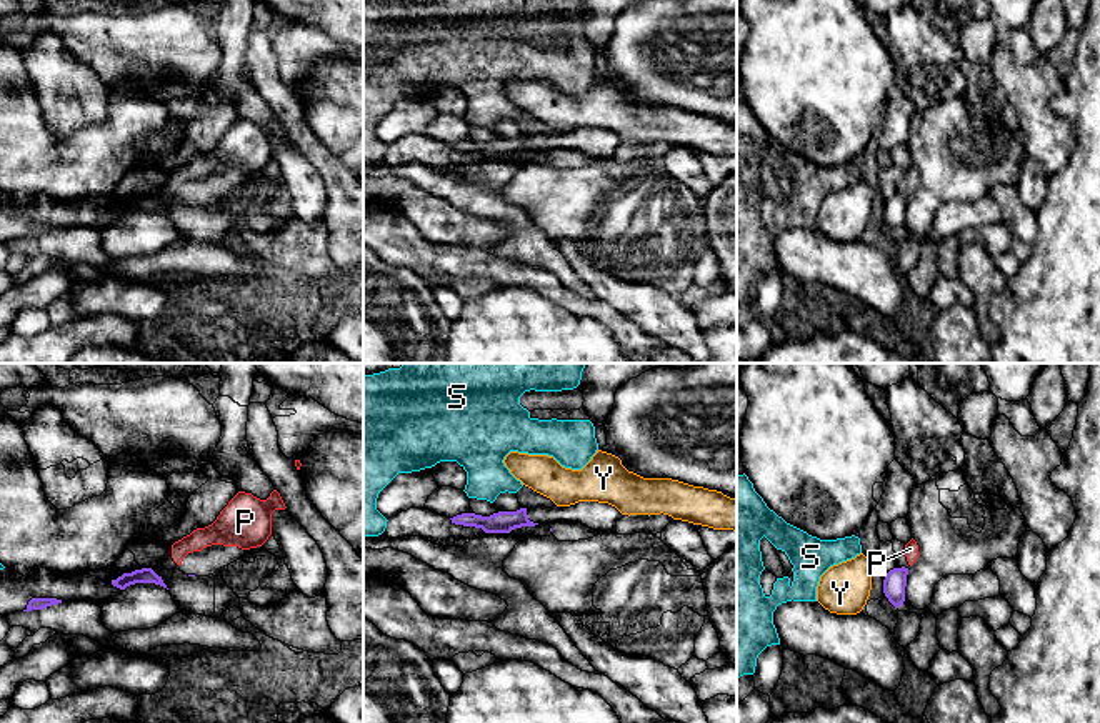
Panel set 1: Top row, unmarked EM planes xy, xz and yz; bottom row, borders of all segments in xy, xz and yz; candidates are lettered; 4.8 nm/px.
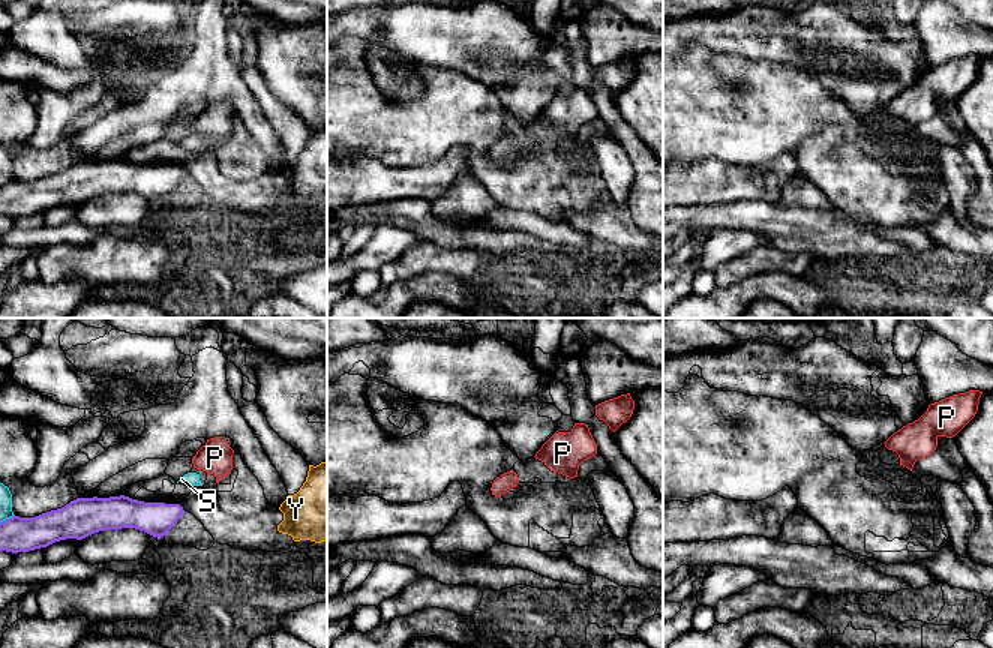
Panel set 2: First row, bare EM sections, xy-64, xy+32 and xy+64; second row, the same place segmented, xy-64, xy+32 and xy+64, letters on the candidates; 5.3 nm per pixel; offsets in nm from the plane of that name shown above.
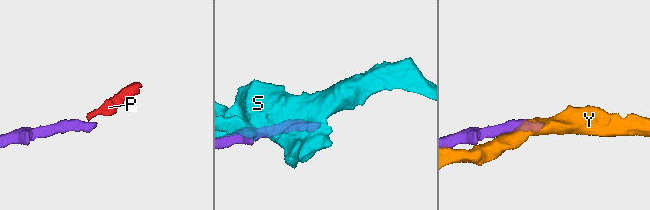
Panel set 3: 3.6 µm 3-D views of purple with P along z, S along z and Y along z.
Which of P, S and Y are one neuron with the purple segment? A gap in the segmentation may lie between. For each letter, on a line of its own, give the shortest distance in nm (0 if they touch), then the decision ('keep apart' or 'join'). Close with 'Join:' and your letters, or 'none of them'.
P: gap 20 nm; join
S: gap 60 nm; keep apart
Y: gap 60 nm; keep apart
Join: P

